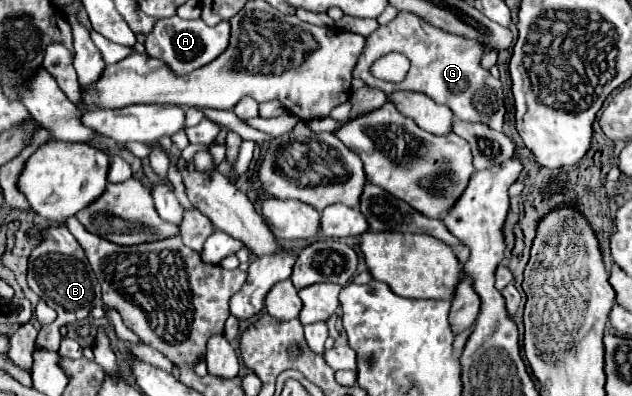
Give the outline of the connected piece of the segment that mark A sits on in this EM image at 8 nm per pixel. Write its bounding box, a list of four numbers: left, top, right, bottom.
[146,17,230,73]

